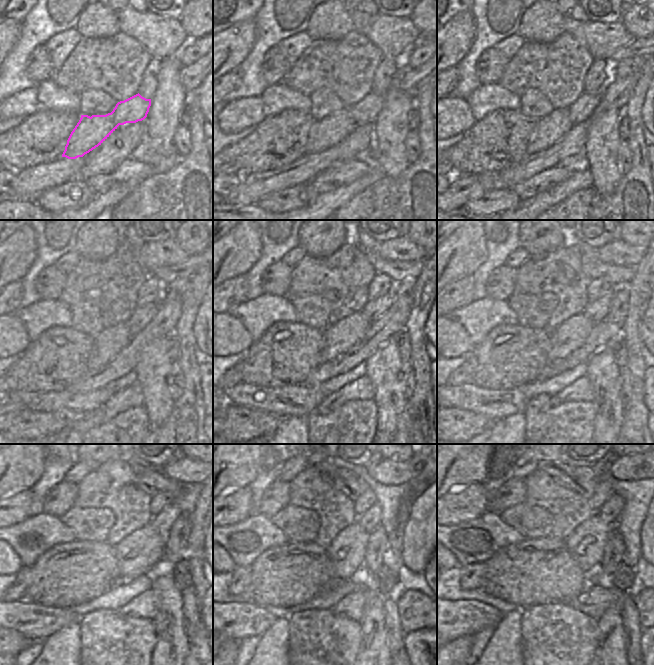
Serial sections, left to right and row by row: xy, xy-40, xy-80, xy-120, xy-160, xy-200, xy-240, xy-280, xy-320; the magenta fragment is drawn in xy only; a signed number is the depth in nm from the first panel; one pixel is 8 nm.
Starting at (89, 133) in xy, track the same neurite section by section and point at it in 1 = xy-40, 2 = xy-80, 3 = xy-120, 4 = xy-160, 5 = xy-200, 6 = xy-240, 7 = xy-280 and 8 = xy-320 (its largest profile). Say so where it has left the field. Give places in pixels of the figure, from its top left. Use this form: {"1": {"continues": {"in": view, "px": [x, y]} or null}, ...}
{"1": {"continues": {"in": "xy-40", "px": [326, 132]}}, "2": {"continues": {"in": "xy-80", "px": [548, 130]}}, "3": {"continues": {"in": "xy-120", "px": [111, 341]}}, "4": {"continues": {"in": "xy-160", "px": [339, 337]}}, "5": {"continues": {"in": "xy-200", "px": [567, 333]}}, "6": {"continues": {"in": "xy-240", "px": [122, 554]}}, "7": {"continues": {"in": "xy-280", "px": [352, 548]}}, "8": {"continues": {"in": "xy-320", "px": [585, 544]}}}

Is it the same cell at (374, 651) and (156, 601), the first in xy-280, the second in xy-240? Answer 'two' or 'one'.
one

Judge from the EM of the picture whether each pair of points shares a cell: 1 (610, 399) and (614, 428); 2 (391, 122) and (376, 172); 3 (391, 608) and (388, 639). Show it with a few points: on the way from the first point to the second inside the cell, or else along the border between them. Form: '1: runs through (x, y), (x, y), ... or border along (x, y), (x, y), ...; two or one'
1: runs through (614, 406), (614, 421); one
2: runs through (389, 134), (384, 160); one
3: runs through (387, 616), (387, 631); one

